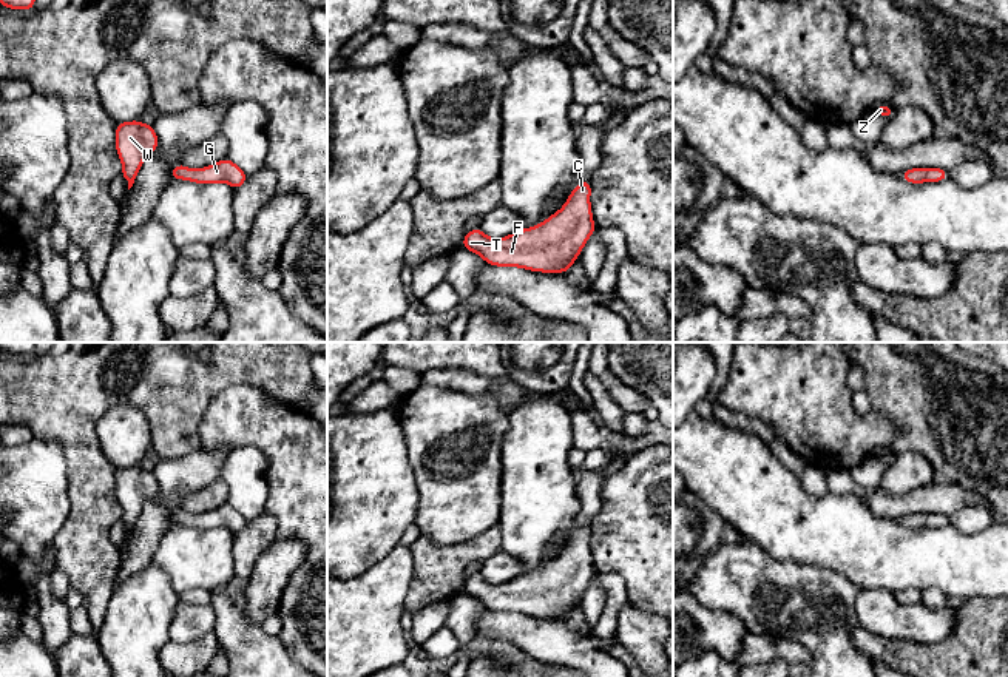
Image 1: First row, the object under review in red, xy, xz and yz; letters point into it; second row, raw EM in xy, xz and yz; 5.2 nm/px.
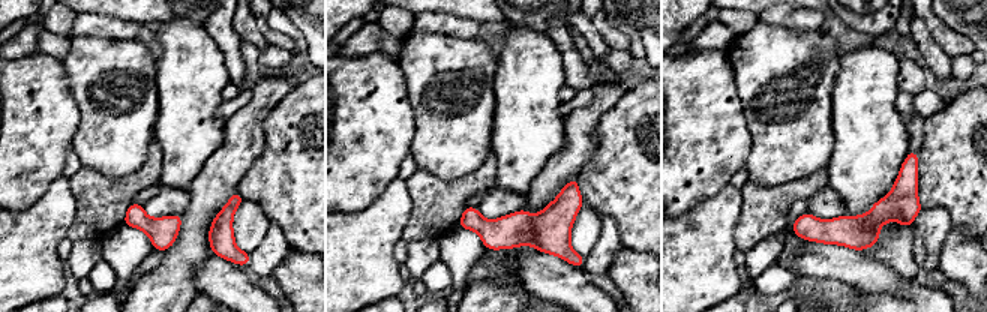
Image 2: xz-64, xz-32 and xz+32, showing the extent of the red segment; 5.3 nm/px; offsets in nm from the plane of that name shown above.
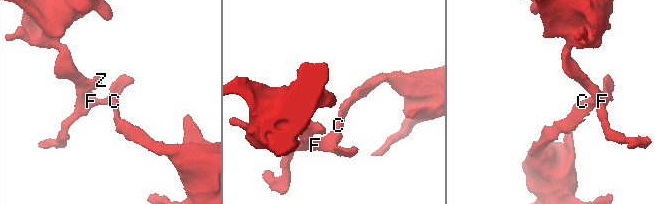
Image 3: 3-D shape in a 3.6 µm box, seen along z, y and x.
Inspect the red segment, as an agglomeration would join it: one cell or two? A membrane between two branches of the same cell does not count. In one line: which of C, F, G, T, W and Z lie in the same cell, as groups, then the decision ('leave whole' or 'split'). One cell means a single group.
C F G T W Z | leave whole

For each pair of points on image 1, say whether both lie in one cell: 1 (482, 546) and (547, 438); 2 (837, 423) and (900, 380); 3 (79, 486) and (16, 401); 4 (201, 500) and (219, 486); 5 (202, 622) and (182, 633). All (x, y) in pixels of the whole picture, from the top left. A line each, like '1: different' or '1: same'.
1: different
2: different
3: same
4: same
5: same

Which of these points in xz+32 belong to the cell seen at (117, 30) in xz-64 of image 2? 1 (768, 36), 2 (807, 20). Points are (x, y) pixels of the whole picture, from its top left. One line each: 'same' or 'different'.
1: different
2: same

